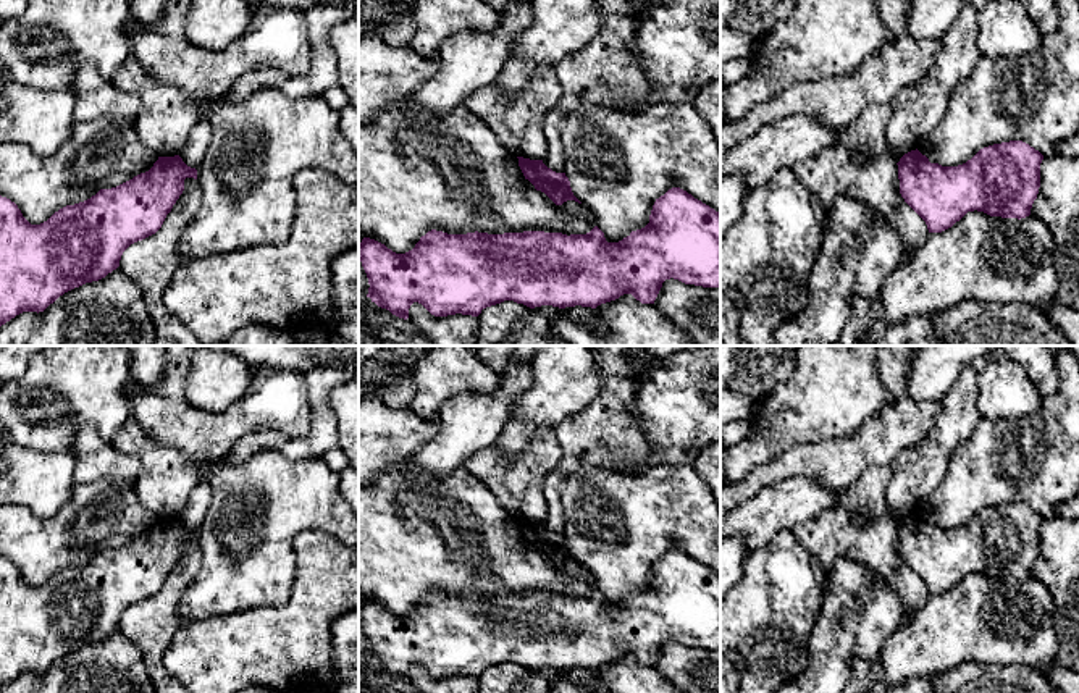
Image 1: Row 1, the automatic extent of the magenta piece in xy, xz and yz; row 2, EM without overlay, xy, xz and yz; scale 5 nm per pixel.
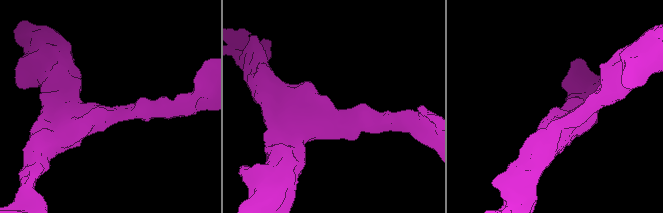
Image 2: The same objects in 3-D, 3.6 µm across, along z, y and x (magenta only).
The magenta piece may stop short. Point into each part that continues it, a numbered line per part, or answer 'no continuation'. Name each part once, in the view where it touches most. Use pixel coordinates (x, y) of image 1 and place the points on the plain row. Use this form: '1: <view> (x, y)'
no continuation

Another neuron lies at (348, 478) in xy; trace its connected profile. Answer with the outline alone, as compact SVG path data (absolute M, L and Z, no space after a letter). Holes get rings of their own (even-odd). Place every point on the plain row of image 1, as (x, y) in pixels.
M352 467L344 468L339 473L339 489L344 499L359 515L359 472L354 470Z

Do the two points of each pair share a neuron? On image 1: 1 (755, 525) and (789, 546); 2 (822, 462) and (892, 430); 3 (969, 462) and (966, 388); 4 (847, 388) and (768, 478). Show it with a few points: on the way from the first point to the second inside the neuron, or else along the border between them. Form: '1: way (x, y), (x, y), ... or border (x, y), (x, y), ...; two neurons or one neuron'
1: border (790, 530), (780, 530), (766, 545), (750, 553); two neurons
2: way (840, 462), (874, 445); one neuron
3: border (982, 419), (953, 453), (947, 472); two neurons
4: border (832, 438), (790, 446), (761, 464); two neurons

